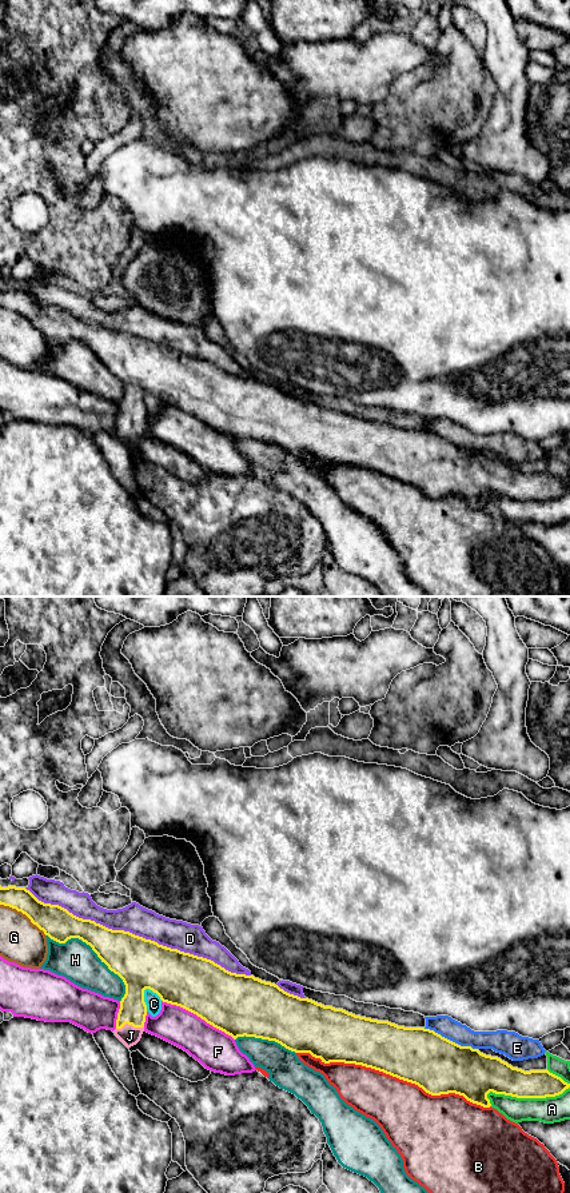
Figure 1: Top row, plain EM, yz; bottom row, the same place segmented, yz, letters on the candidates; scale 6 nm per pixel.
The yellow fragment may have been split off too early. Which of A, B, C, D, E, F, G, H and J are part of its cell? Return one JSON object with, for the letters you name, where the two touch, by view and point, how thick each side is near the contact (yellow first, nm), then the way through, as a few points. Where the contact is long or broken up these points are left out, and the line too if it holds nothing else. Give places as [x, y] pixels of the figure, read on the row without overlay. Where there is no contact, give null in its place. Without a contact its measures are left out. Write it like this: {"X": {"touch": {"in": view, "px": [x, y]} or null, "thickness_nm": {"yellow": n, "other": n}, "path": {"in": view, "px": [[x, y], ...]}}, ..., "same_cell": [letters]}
{"J": {"touch": {"in": "yz", "px": [130, 426]}, "thickness_nm": {"yellow": 160, "other": 120}, "path": {"in": "yz", "px": [[132, 413], [130, 426], [130, 438]]}}, "same_cell": ["J"]}

